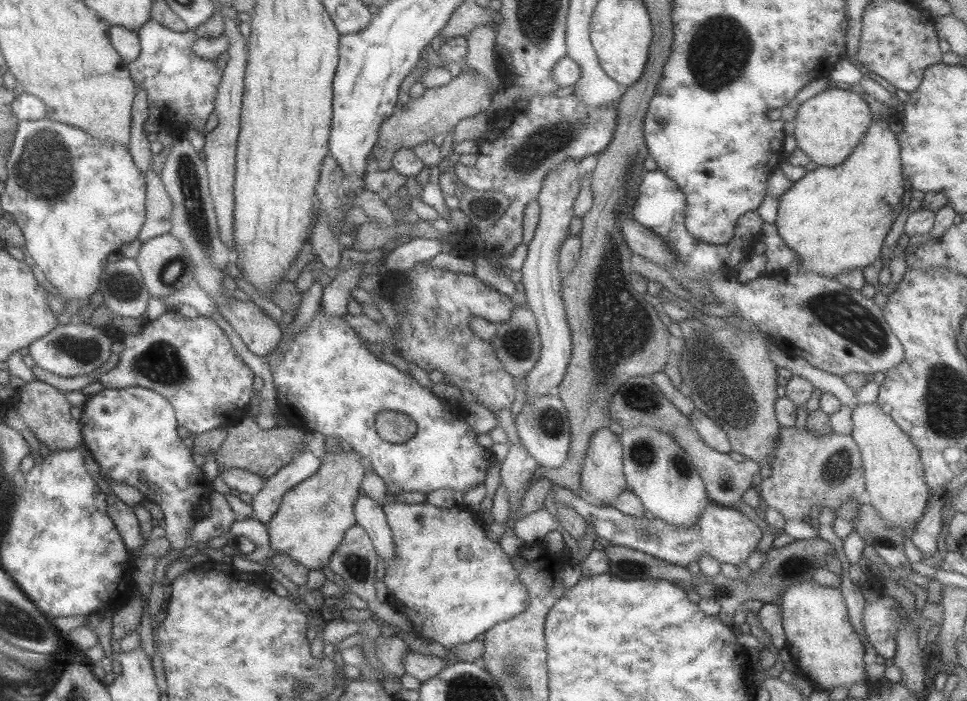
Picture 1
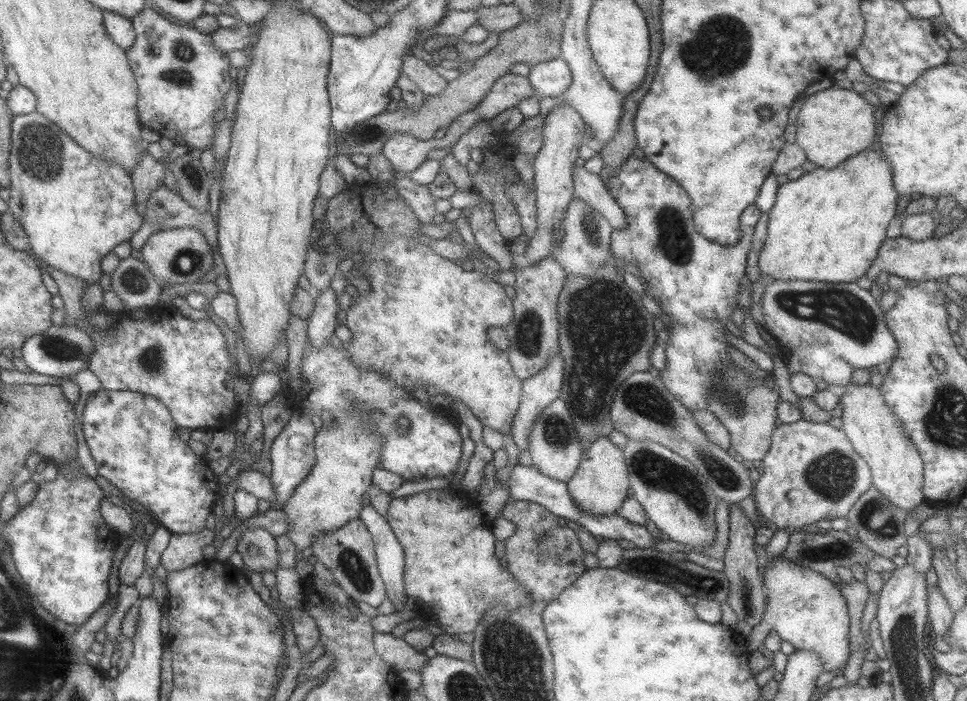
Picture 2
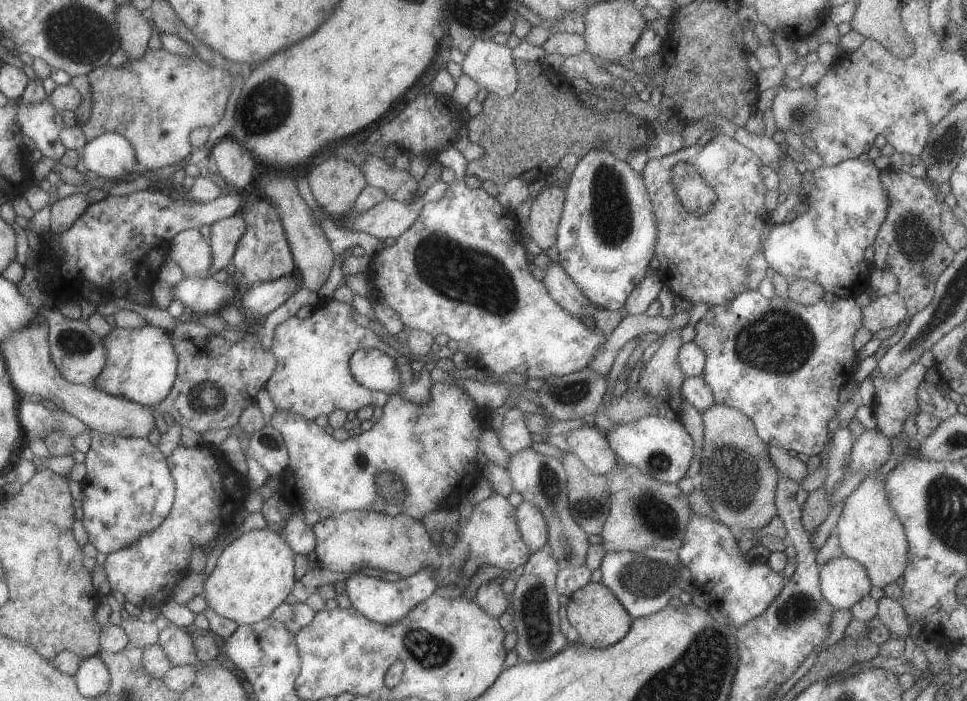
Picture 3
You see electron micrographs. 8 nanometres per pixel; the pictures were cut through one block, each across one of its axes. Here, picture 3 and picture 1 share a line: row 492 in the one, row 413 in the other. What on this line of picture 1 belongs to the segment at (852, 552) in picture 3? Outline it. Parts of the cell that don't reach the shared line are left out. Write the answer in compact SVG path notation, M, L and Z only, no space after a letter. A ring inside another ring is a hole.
M876 402L854 403L851 424L850 435L860 450L865 478L864 491L869 504L886 520L889 527L899 531L903 538L909 538L931 495L924 480L919 451Z

